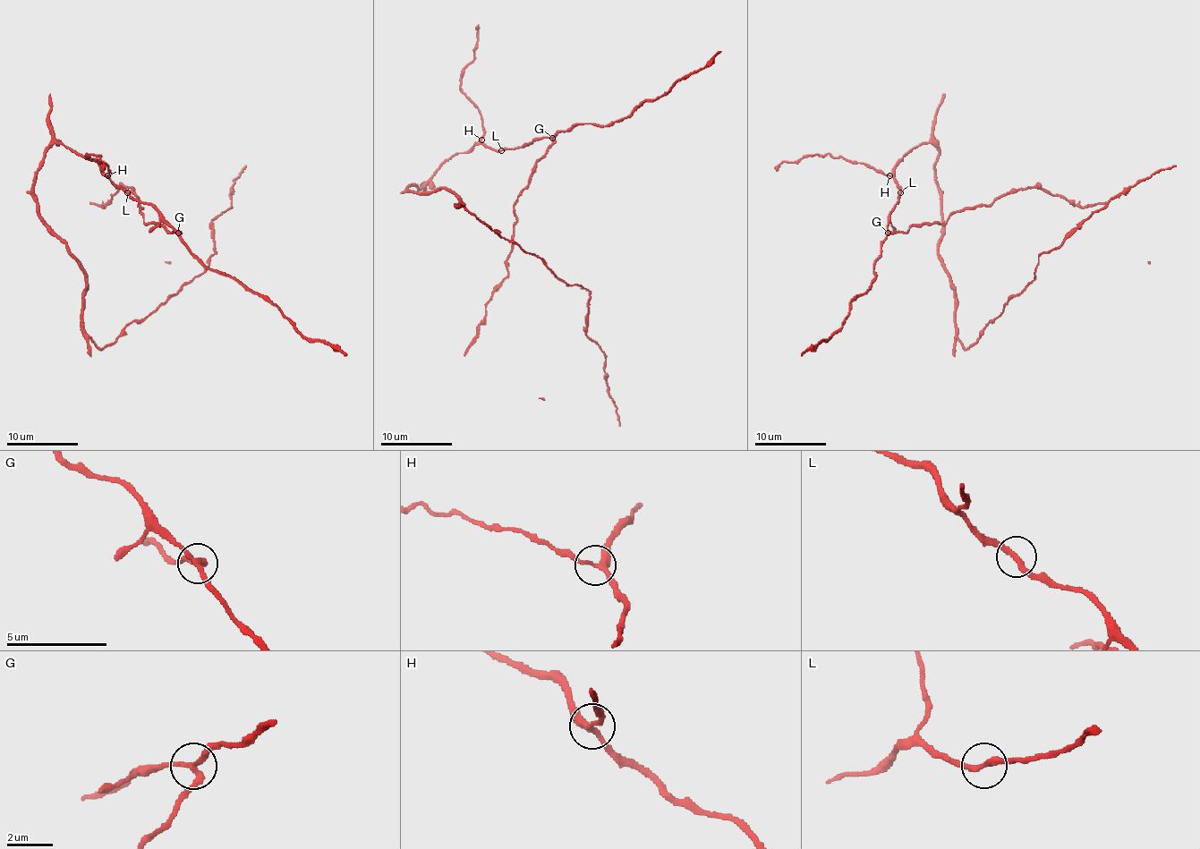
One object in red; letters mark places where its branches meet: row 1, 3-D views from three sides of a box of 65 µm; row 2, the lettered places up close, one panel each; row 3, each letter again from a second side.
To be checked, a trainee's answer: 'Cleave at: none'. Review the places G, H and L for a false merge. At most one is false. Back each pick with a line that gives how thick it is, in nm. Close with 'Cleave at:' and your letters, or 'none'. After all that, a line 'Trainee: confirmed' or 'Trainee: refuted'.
G: 240 nm
Cleave at: G
Trainee: refuted

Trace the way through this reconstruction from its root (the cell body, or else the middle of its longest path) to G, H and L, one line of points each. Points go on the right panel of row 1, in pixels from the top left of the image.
G: (941, 209), (938, 150), (920, 143), (895, 166), (900, 195), (888, 233)
H: (941, 209), (941, 195), (934, 166), (938, 150), (931, 143), (920, 143), (909, 150), (889, 175)
L: (941, 209), (934, 166), (938, 150), (931, 143), (916, 145), (895, 166), (893, 179), (900, 191)

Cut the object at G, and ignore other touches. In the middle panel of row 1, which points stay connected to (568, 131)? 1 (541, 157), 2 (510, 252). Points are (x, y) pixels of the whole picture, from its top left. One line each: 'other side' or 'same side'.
1: other side
2: other side

